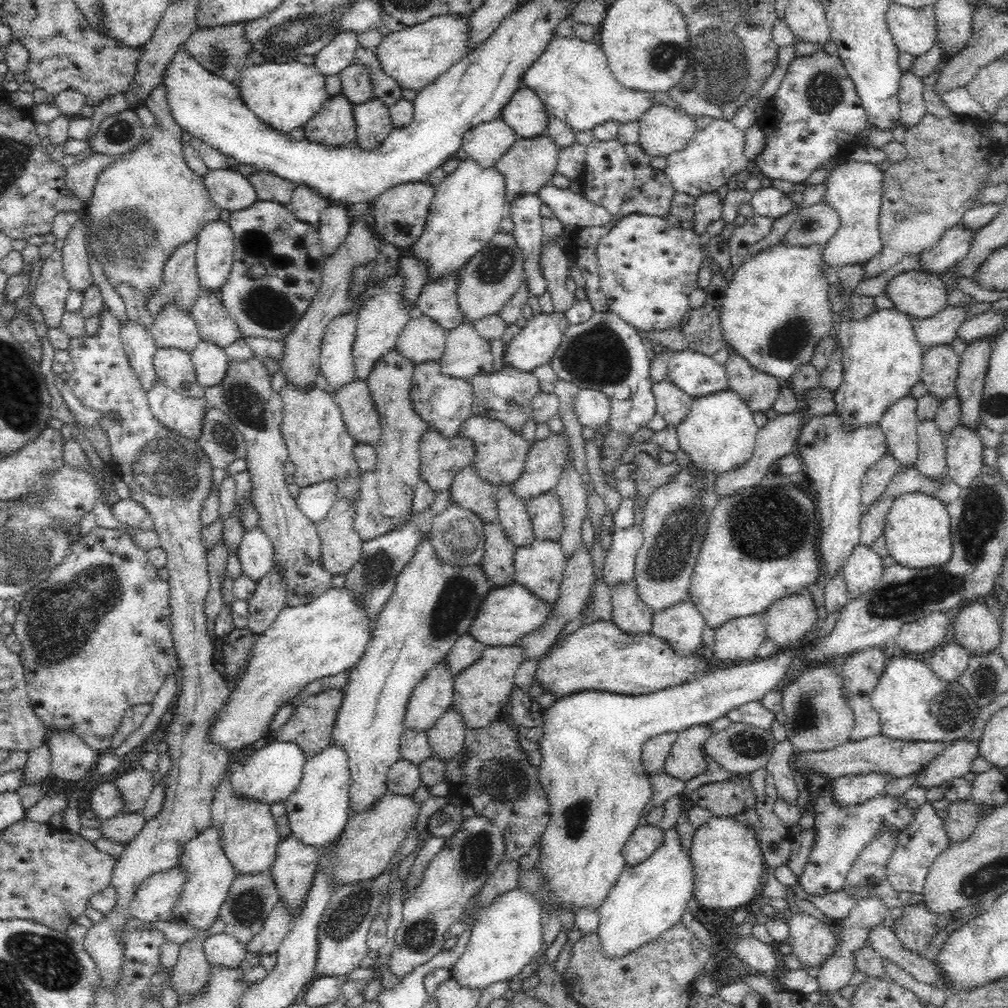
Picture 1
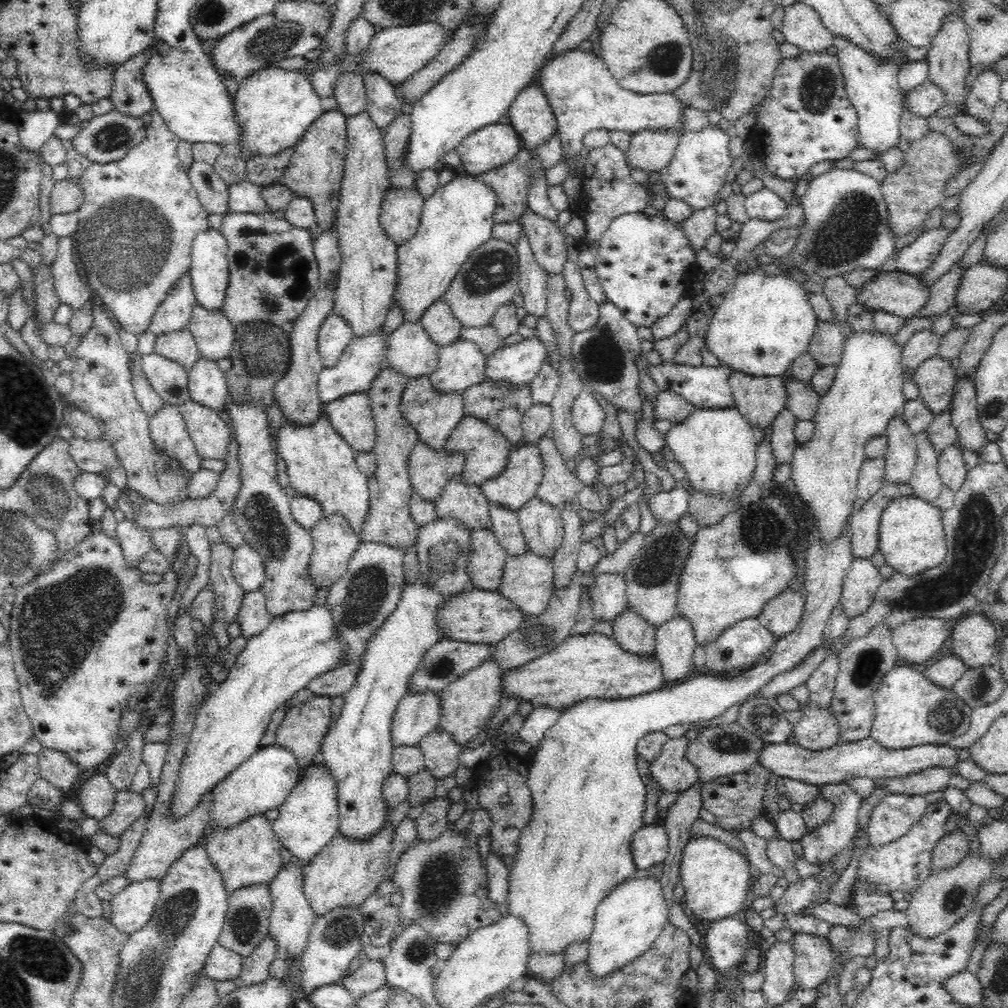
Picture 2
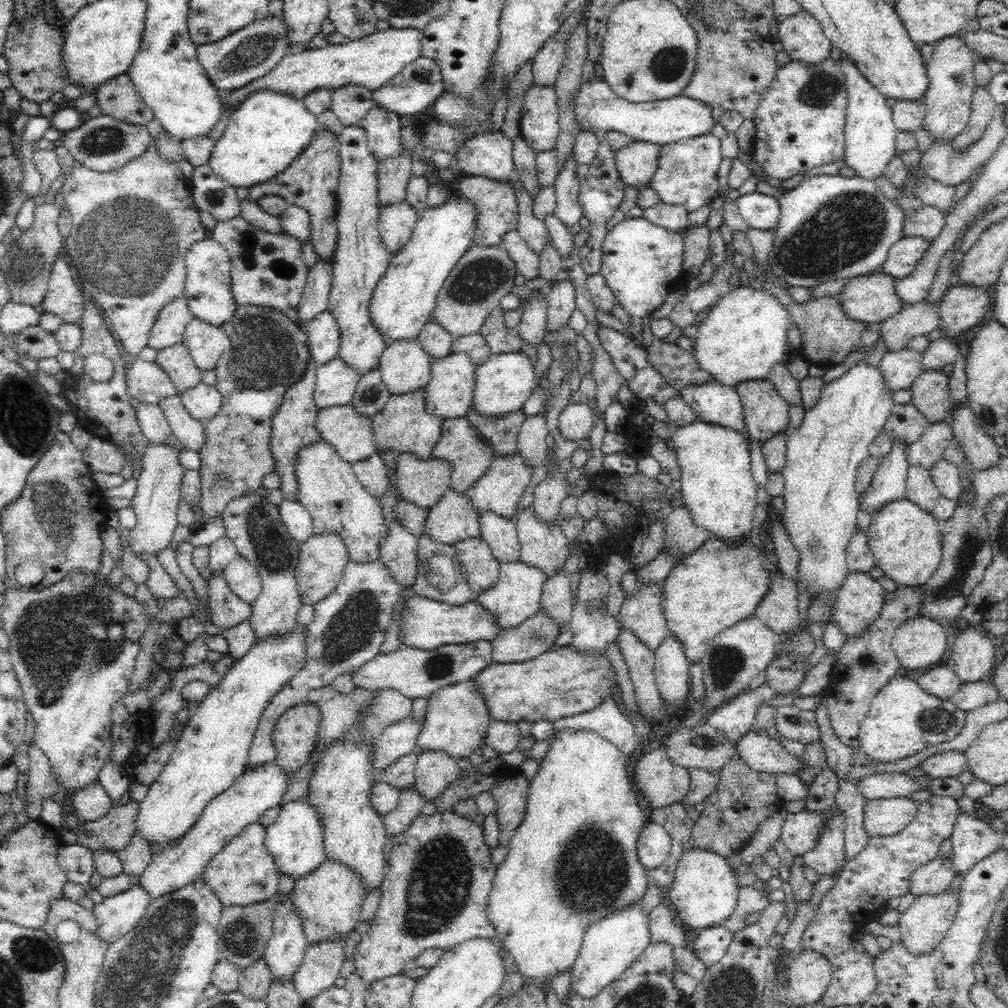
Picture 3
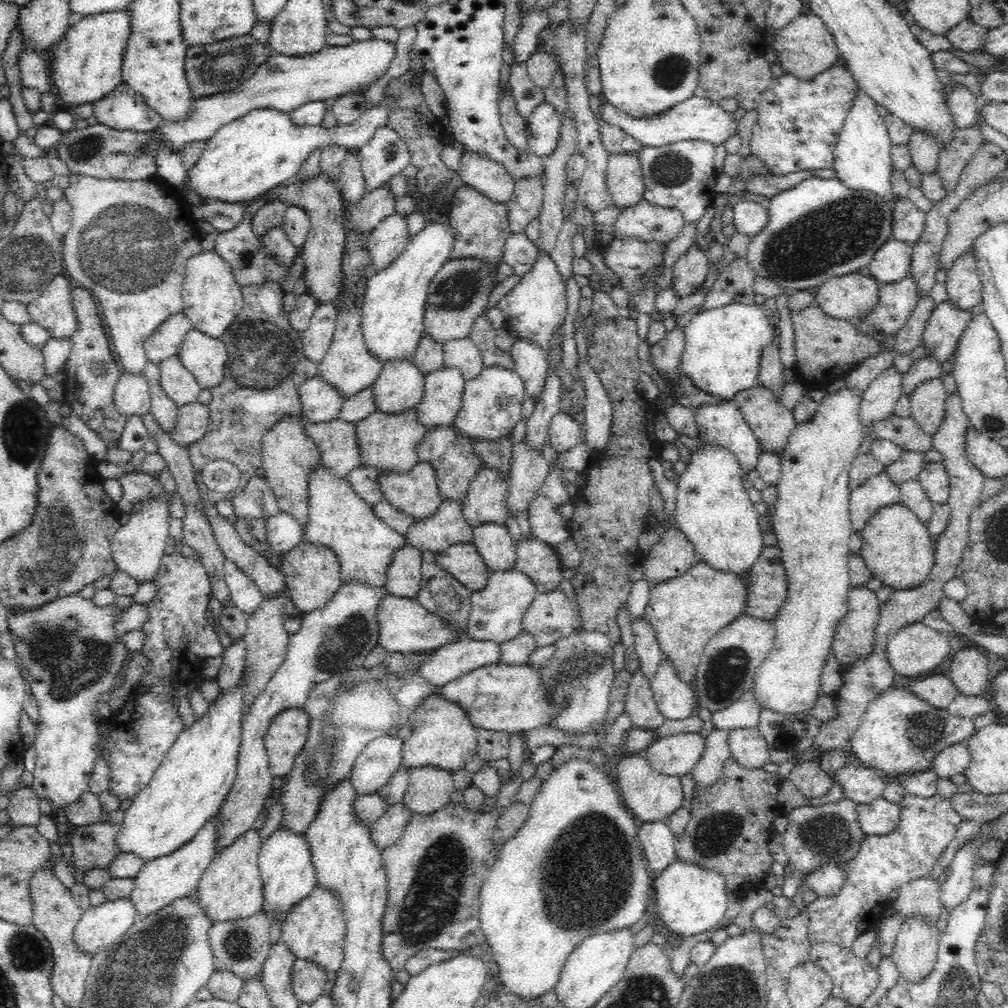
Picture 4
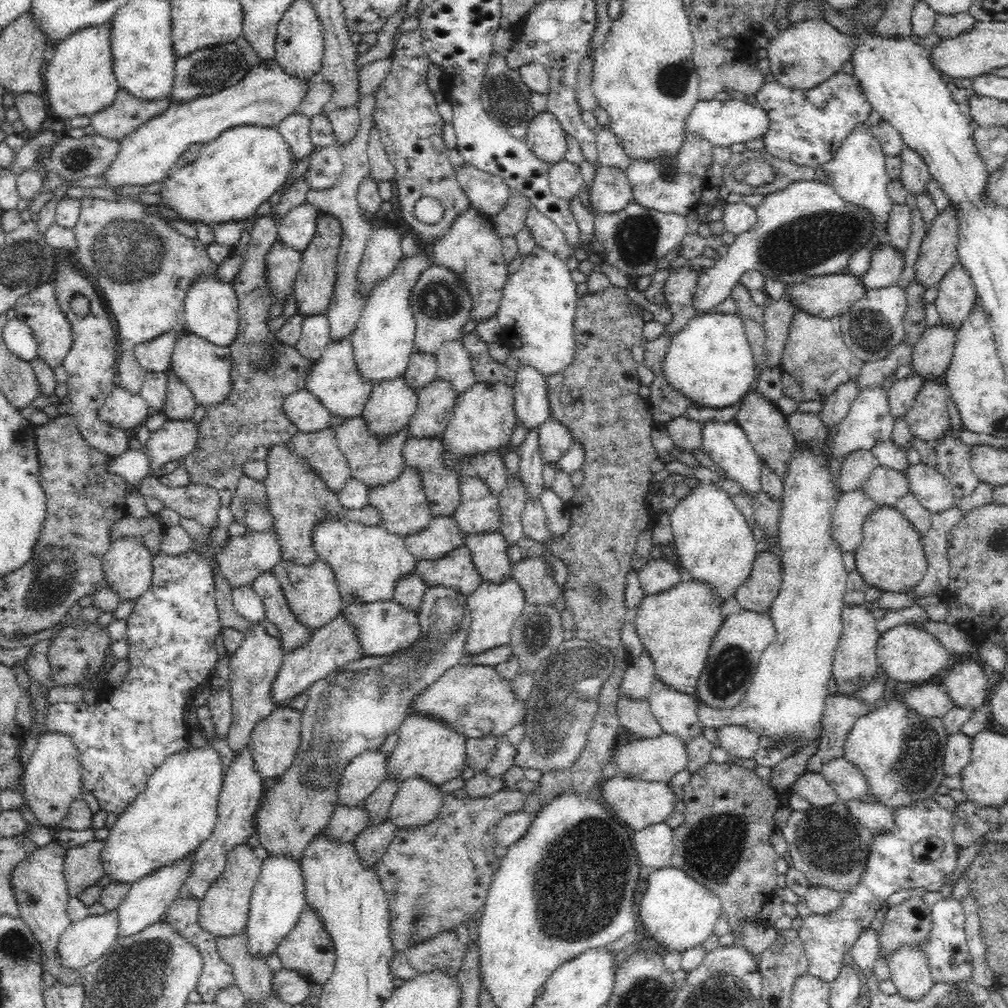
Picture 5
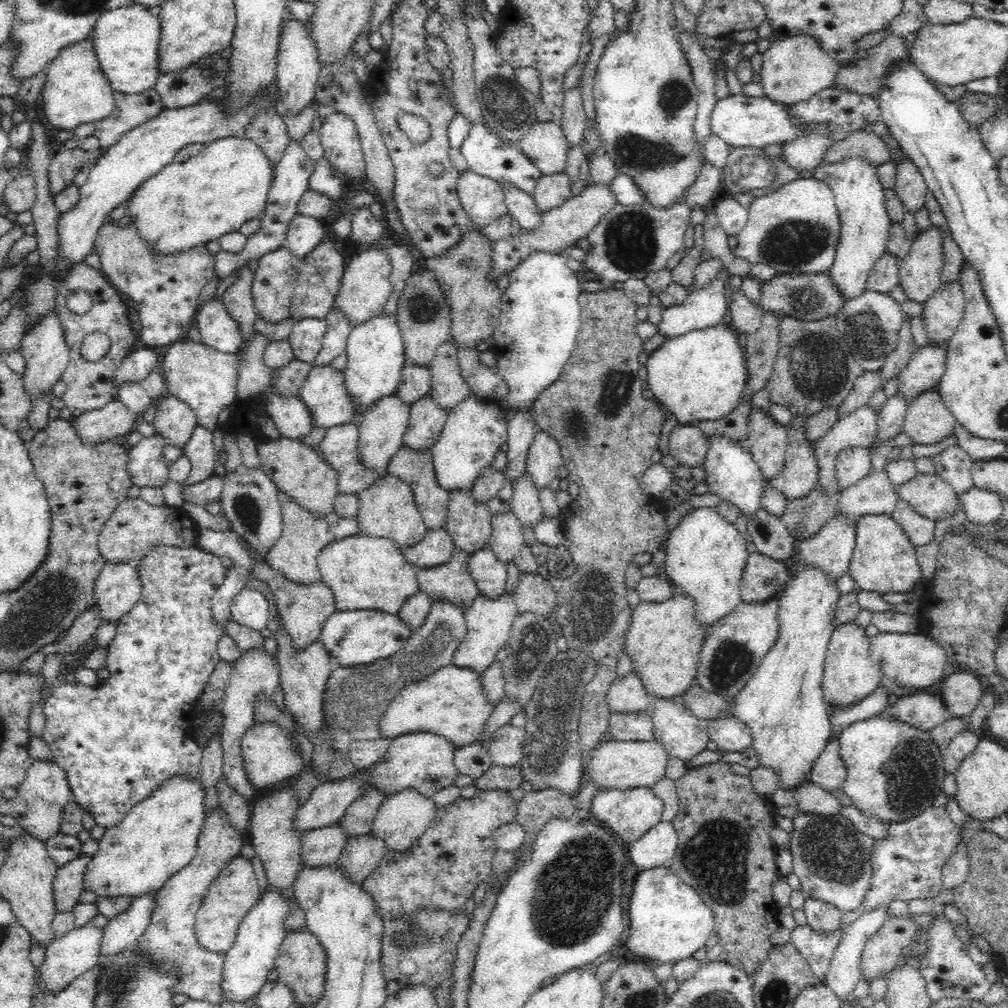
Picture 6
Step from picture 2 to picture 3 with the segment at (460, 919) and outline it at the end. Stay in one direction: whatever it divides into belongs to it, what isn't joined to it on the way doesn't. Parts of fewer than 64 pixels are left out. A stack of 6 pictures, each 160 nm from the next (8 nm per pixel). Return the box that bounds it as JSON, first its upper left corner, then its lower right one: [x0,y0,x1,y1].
[354,810,496,986]

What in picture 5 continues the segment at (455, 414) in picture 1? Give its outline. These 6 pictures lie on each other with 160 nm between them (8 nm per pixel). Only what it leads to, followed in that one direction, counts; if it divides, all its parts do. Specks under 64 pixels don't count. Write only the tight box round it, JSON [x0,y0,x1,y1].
[335,415,410,488]

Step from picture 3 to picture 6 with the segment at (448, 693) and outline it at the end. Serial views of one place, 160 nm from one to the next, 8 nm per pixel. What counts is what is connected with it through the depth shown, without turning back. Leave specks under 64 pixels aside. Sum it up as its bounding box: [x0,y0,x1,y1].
[367,732,459,796]

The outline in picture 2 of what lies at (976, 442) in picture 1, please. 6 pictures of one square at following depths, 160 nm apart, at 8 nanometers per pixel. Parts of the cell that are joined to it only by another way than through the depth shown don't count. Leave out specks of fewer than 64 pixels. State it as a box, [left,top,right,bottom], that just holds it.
[938,441,968,491]

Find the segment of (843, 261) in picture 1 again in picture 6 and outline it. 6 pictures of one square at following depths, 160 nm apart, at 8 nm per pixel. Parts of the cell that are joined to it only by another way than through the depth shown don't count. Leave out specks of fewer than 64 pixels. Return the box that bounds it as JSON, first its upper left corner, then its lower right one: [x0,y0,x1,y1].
[657,176,841,339]

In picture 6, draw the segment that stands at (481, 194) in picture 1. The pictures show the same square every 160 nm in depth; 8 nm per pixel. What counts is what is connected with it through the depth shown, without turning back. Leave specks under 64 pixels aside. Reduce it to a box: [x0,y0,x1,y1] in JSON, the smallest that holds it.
[343,312,406,418]

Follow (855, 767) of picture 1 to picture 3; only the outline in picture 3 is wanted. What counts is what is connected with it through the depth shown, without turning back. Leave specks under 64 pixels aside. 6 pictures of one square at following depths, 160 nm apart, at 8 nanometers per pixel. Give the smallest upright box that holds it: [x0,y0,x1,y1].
[738,730,967,778]

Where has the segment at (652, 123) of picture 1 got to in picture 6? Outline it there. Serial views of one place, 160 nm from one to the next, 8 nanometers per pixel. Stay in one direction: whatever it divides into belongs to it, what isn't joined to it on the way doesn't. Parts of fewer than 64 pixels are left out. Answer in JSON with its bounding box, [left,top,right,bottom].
[492,184,618,279]

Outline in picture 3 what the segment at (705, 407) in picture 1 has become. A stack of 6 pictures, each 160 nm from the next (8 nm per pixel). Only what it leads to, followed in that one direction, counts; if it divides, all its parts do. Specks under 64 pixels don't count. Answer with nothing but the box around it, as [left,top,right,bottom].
[670,418,757,542]

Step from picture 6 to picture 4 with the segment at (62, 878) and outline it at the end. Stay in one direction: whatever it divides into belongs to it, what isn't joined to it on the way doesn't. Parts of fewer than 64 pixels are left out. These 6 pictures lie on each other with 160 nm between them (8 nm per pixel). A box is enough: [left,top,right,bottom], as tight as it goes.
[71,818,122,872]

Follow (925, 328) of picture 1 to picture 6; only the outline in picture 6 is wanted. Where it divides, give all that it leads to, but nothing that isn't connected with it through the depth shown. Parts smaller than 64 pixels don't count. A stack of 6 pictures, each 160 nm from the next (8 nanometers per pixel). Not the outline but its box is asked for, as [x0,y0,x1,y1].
[814,402,878,494]

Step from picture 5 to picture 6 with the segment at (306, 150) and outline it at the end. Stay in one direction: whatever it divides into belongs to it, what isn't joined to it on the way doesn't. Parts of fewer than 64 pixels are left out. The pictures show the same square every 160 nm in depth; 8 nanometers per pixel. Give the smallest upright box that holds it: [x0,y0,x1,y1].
[215,136,314,280]

